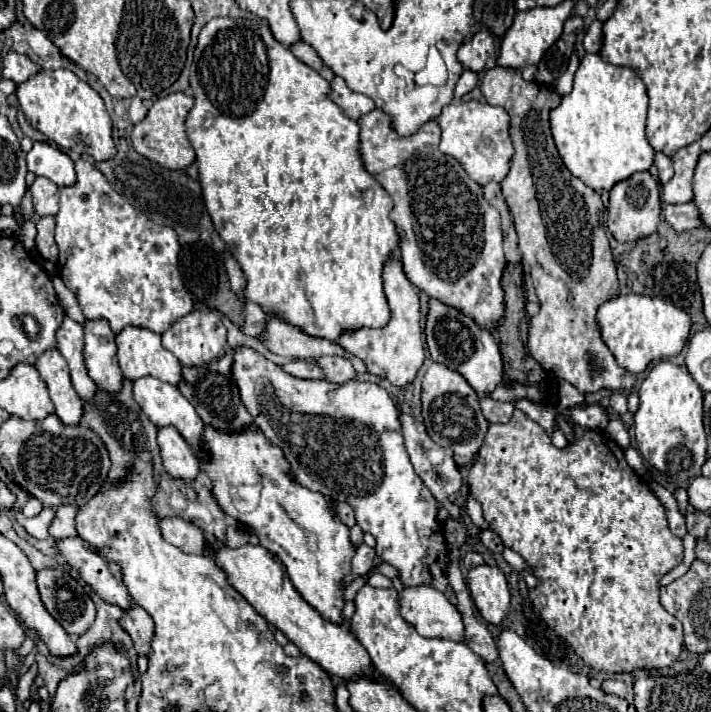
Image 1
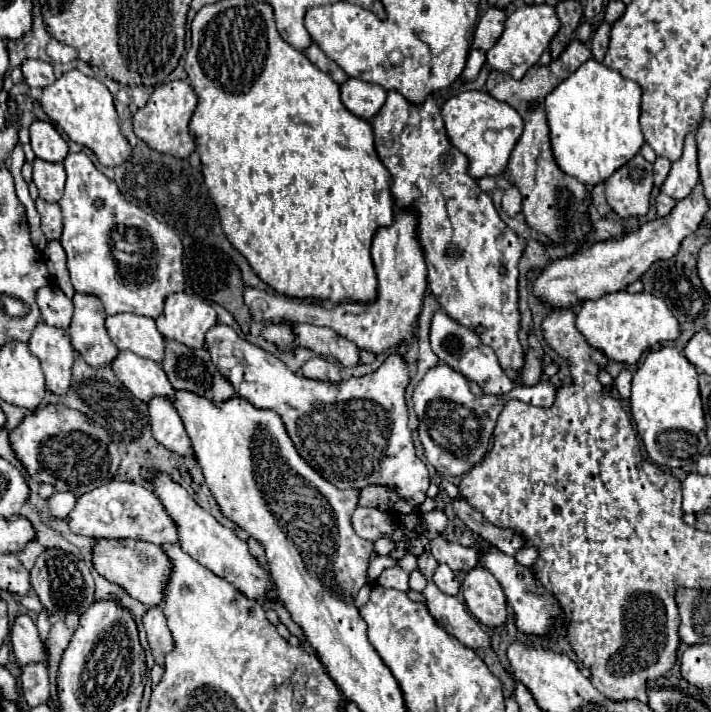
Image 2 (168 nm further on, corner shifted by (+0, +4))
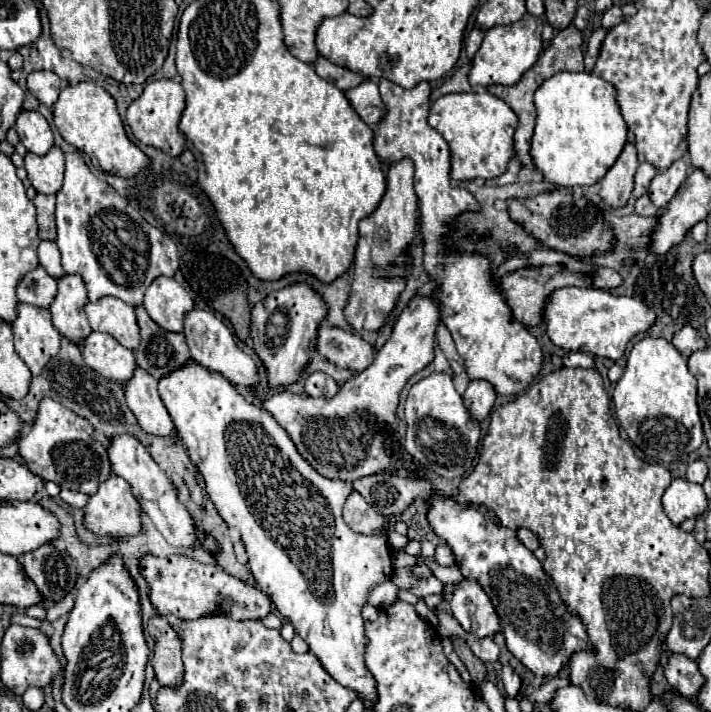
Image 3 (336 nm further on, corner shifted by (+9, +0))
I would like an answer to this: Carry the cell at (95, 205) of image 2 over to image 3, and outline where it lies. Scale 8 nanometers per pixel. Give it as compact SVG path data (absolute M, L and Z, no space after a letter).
M79 151L65 153L65 179L57 193L55 225L55 243L63 257L63 269L65 273L79 273L83 277L91 301L113 295L137 307L155 277L173 277L179 269L179 251L171 237L149 225L125 197L97 179Z

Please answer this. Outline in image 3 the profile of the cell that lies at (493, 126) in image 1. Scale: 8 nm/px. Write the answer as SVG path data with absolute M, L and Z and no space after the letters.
M489 91L483 93L451 93L439 97L429 111L429 125L437 129L451 151L451 179L493 179L505 173L513 157L513 133L517 127L515 111Z

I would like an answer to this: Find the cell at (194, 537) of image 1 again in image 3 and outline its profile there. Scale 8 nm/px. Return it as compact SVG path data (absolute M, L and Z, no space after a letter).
M111 475L85 507L85 523L97 535L129 537L141 533L139 501L125 479Z

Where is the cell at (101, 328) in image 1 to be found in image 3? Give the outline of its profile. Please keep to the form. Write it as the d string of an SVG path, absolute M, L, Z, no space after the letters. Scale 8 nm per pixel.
M63 275L57 279L57 295L49 311L57 331L73 343L81 343L91 333L83 311L85 303L87 289L81 275Z

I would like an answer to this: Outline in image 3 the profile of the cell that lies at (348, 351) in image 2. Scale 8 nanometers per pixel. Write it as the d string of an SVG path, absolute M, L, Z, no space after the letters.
M331 325L319 327L317 351L333 365L351 371L367 369L375 357L373 345L361 335Z

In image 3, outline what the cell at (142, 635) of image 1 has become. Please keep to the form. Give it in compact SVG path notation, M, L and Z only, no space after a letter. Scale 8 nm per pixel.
M163 615L153 617L147 625L149 635L155 639L153 667L157 681L163 687L177 687L181 683L181 639L177 639L177 631L167 623Z

